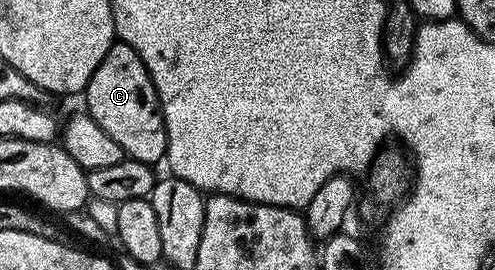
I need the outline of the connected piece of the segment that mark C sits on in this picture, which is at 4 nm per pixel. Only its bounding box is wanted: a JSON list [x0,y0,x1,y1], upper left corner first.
[82,40,168,166]

